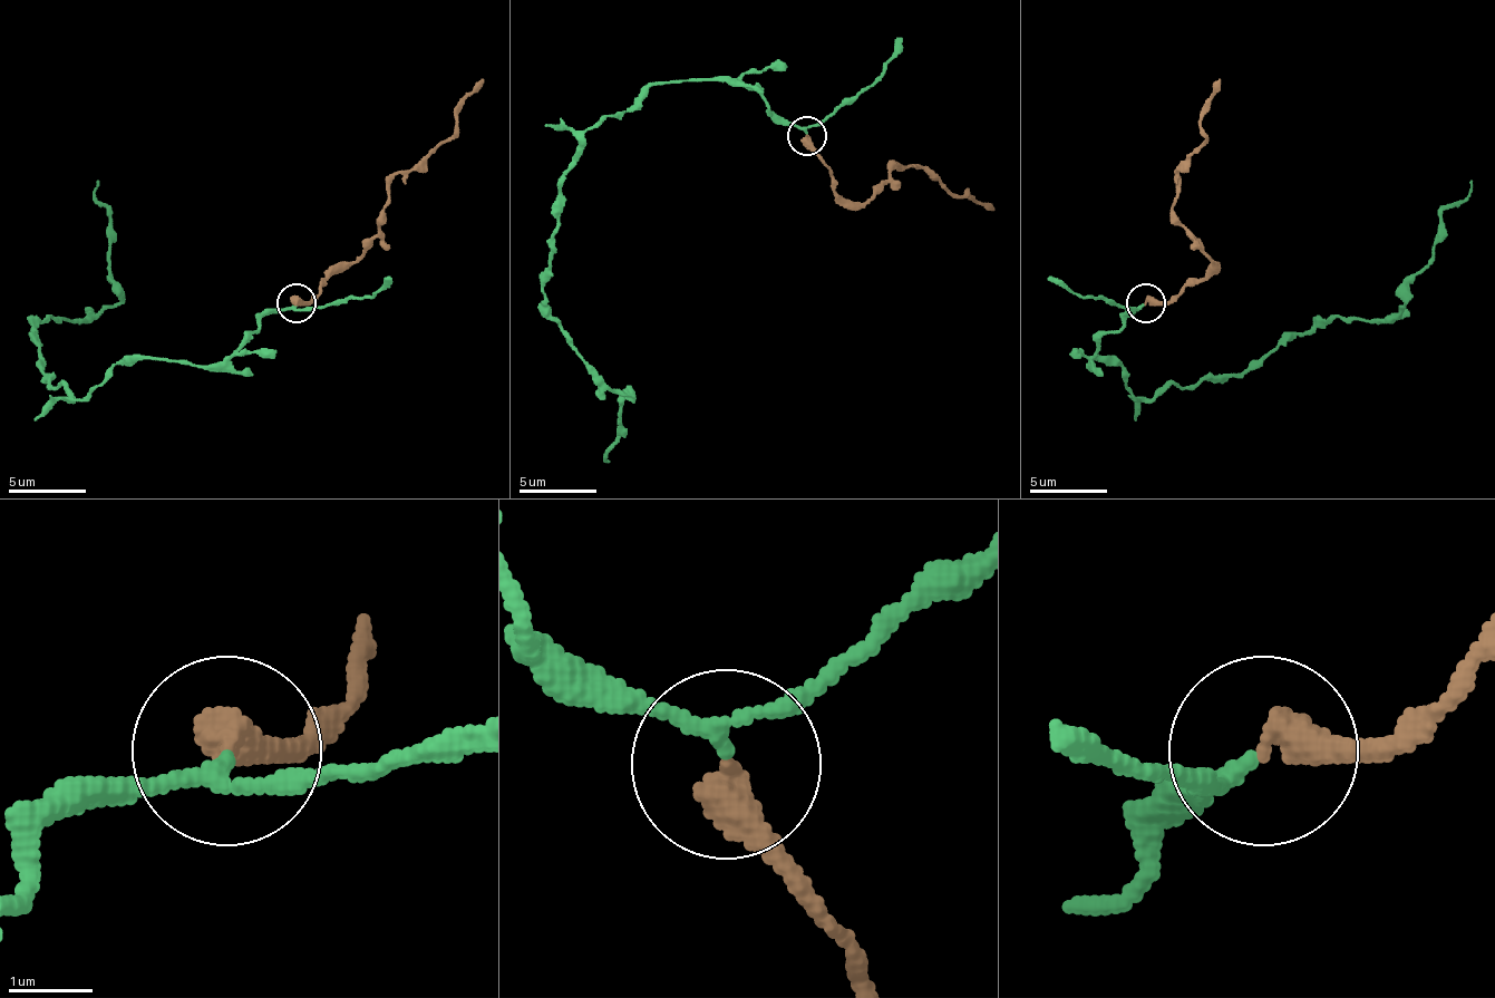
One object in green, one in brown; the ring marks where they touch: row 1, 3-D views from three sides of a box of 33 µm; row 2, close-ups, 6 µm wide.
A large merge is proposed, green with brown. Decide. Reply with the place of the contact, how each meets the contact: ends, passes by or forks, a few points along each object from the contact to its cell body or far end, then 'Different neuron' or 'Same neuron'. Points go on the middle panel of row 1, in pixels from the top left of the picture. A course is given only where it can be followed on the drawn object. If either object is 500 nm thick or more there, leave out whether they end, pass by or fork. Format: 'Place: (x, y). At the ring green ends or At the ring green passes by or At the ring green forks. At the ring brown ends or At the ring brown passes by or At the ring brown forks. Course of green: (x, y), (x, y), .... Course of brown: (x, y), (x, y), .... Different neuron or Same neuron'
Place: (806, 135). At the ring green passes by. At the ring brown ends. Course of green: (805, 132), (731, 81), (657, 81), (583, 132), (544, 304), (630, 394), (610, 461). Course of brown: (805, 136), (833, 186), (856, 202), (887, 178), (895, 163), (926, 167), (954, 194), (966, 191), (993, 210). Same neuron

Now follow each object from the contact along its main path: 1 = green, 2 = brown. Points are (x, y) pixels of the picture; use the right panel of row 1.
1: (1142, 304), (1099, 339), (1091, 362), (1115, 359), (1138, 398), (1240, 378), (1341, 316), (1388, 320), (1471, 178)
2: (1146, 304), (1170, 304), (1212, 269), (1173, 202), (1177, 171), (1204, 144), (1201, 108), (1220, 77)

